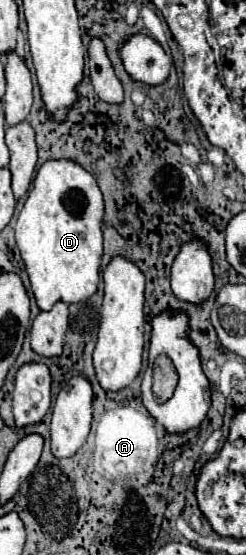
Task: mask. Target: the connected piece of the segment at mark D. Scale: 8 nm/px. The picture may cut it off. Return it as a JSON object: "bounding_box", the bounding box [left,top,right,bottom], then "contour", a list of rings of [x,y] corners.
{"bounding_box":[16,161,104,311],"contour":[[[46,161],[28,191],[28,199],[18,215],[16,245],[20,249],[26,273],[30,277],[30,289],[34,293],[40,311],[50,311],[56,303],[80,303],[92,297],[100,283],[102,263],[102,215],[104,203],[96,179],[74,161]]]}

